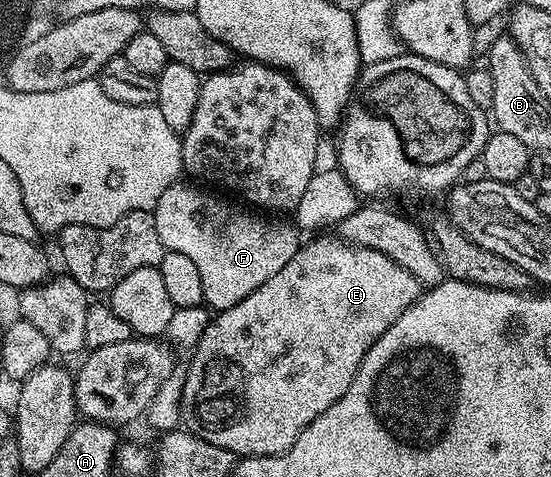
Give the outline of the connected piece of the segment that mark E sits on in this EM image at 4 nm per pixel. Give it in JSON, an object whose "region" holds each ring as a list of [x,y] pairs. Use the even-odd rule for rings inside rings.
{"region":[[[330,235],[315,236],[318,238],[308,242],[307,245],[305,242],[296,251],[296,255],[292,255],[292,259],[288,259],[288,263],[284,263],[284,267],[280,267],[280,271],[276,271],[272,279],[268,279],[268,283],[256,287],[256,291],[252,291],[248,299],[236,303],[236,307],[221,310],[211,320],[208,328],[202,333],[202,338],[193,346],[194,358],[190,361],[190,370],[184,373],[182,383],[181,424],[189,432],[208,443],[216,443],[216,447],[224,447],[232,451],[239,458],[267,457],[282,453],[288,447],[292,447],[292,443],[296,443],[302,431],[307,429],[317,417],[324,415],[324,411],[328,411],[332,403],[336,403],[346,394],[372,343],[376,343],[376,339],[380,339],[380,335],[384,335],[384,331],[388,331],[388,327],[392,327],[392,323],[396,323],[396,319],[400,319],[400,315],[404,315],[404,311],[408,311],[408,307],[418,300],[420,296],[418,281],[404,267],[400,267],[400,263],[396,263],[380,251],[351,245],[349,241],[343,241],[337,235],[326,236]]]}

